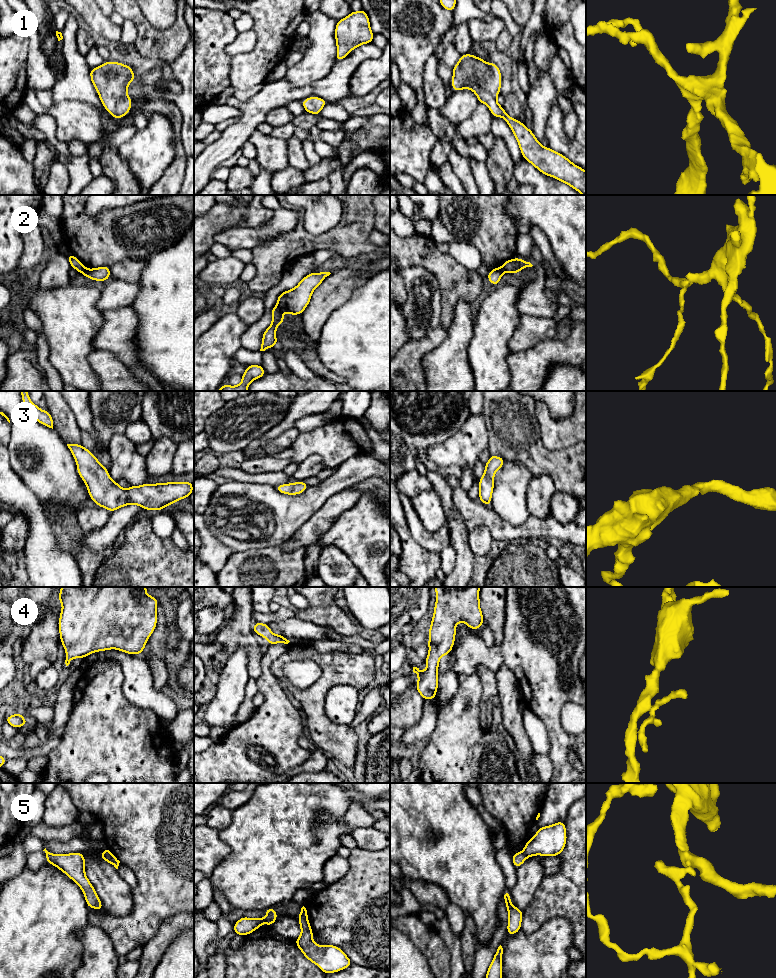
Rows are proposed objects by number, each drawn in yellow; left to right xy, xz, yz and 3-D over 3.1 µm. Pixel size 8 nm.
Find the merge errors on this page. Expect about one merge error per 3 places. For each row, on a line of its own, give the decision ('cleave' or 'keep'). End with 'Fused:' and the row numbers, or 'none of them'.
1: keep
2: cleave
3: keep
4: keep
5: cleave
Fused: 2, 5

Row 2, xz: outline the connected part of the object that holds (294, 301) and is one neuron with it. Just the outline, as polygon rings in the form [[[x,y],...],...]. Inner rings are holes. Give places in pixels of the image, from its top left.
[[[330,272],[308,274],[296,287],[282,292],[277,298],[276,306],[289,315],[301,315],[308,306],[314,289],[330,274]]]

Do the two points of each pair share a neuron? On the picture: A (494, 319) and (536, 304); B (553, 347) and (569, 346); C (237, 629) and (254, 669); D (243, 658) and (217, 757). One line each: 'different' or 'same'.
A: different
B: same
C: same
D: different

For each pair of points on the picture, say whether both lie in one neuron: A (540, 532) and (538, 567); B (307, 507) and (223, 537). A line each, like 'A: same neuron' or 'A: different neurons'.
A: different neurons
B: same neuron

